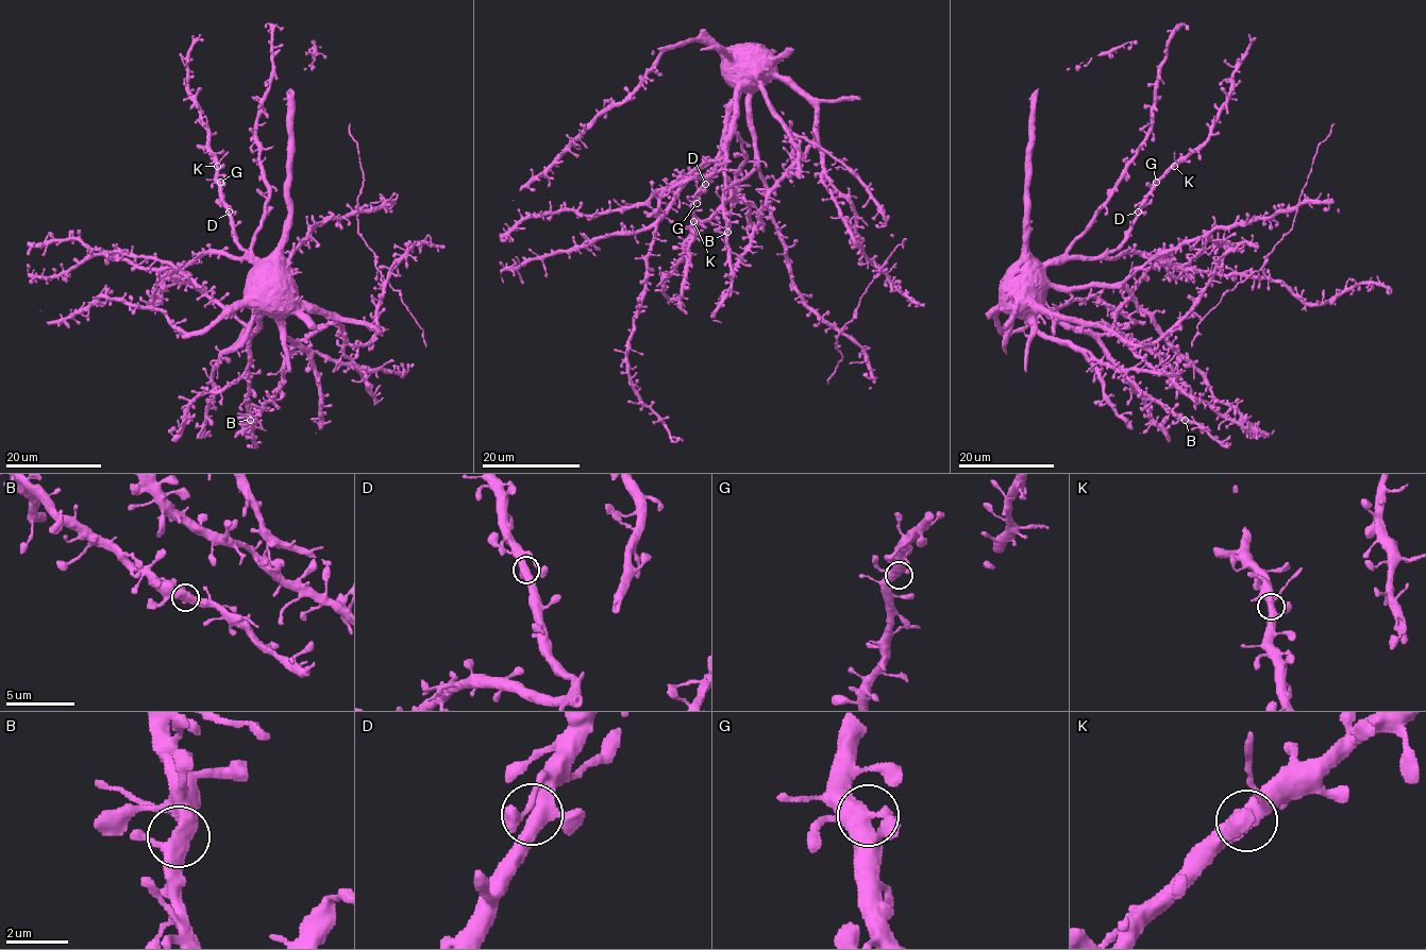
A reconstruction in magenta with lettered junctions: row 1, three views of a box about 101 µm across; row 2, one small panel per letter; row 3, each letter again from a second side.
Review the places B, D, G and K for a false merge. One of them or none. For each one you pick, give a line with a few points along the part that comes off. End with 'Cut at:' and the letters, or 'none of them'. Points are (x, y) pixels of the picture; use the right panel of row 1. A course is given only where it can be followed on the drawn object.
Cut at: none of them

